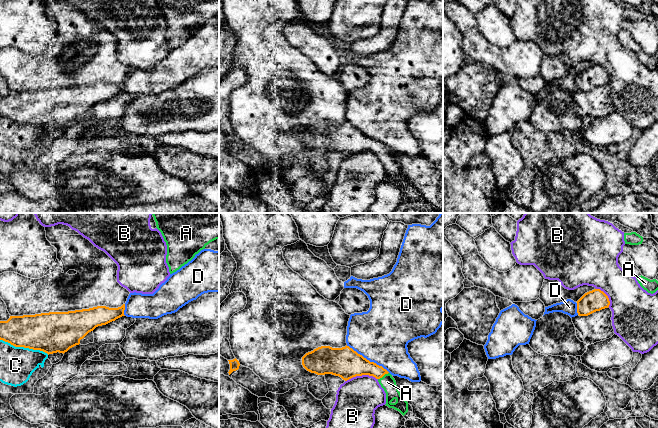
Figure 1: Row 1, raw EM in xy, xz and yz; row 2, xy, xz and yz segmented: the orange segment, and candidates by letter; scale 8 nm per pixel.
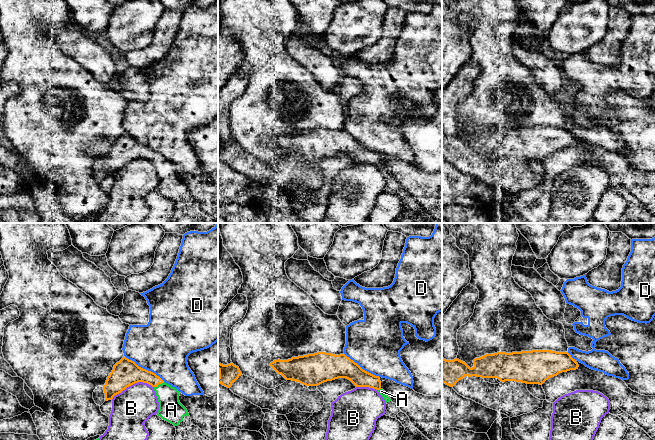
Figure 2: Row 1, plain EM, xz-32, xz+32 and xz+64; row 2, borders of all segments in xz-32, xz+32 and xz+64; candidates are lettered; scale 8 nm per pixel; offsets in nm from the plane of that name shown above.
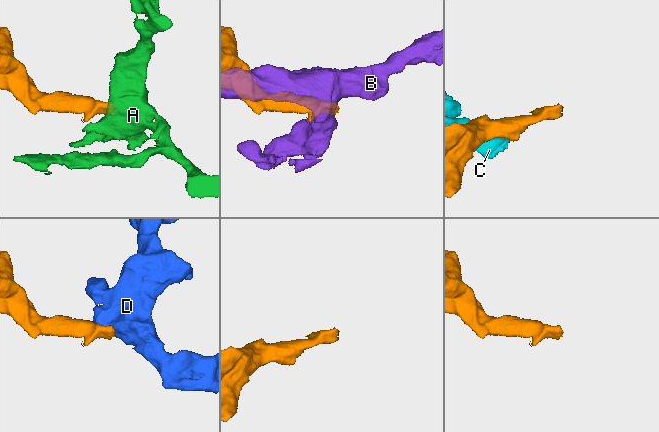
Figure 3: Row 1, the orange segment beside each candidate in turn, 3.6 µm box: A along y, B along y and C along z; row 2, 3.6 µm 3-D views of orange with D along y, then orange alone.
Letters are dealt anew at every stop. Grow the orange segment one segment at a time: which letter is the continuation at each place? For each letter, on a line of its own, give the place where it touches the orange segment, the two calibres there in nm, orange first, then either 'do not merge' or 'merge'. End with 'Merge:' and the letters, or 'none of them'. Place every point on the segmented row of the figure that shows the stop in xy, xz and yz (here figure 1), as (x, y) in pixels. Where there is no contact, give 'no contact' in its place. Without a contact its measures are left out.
A: xz (383, 375) | 190/120 nm | merge
B: xz (361, 375) | 240/340 nm | do not merge
C: xy (24, 347) | 320/280 nm | do not merge
D: xz (368, 360) | 240/440 nm | do not merge
Merge: A

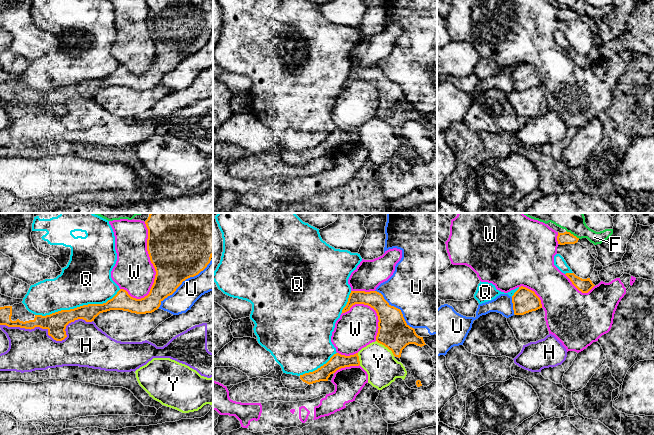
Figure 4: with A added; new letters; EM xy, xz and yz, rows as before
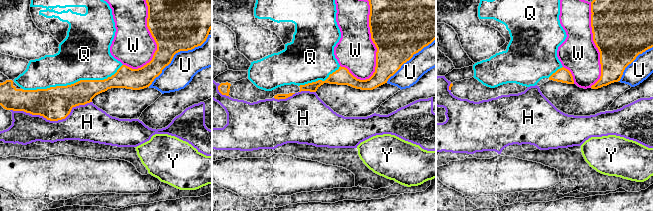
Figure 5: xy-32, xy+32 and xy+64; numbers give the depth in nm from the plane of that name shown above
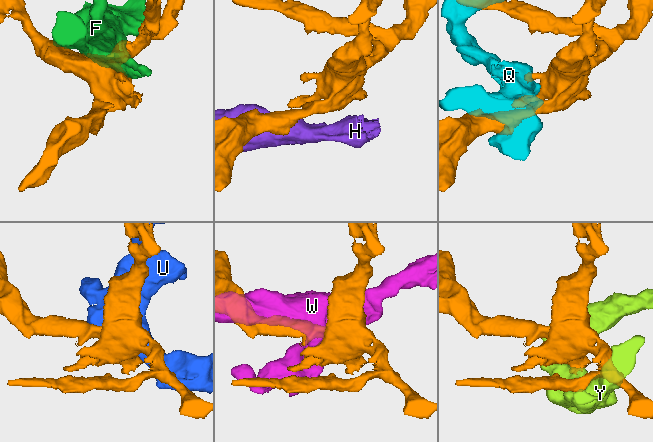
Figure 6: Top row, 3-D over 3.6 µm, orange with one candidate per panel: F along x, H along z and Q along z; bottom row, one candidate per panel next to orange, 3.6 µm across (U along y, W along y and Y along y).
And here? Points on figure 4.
F: yz (572, 234) | 100/260 nm | do not merge
H: xy (49, 335) | 170/340 nm | do not merge
Q: xy (77, 307) | 170/400 nm | do not merge
U: xy (183, 280) | 480/200 nm | do not merge
W: xy (152, 263) | 500/320 nm | do not merge
Y: xz (386, 346) | 260/260 nm | do not merge
Merge: none of them

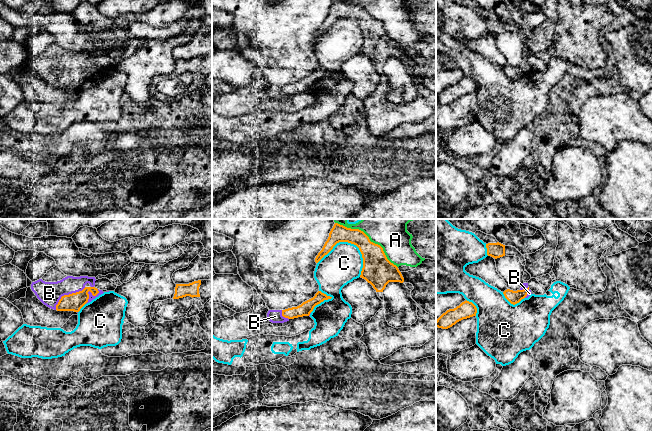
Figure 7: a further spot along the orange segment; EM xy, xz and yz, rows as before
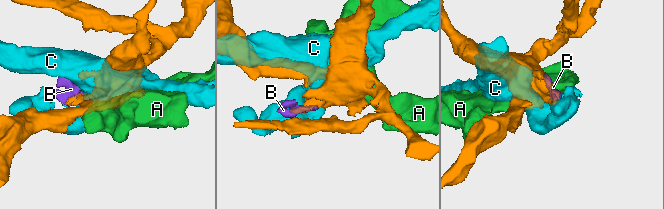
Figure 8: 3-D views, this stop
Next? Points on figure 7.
A: xz (368, 238) | 220/360 nm | do not merge
B: xy (67, 295) | 140/190 nm | merge
C: xz (342, 241) | 160/300 nm | do not merge
Merge: B

